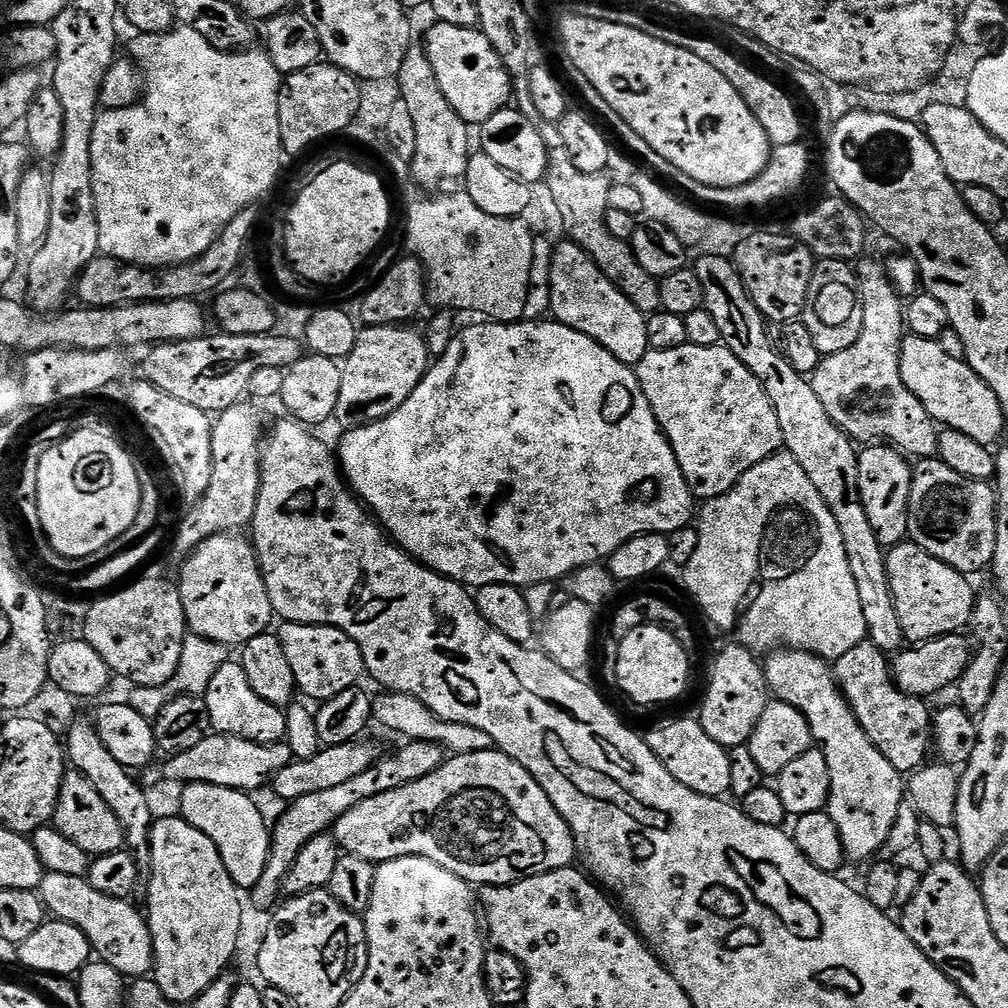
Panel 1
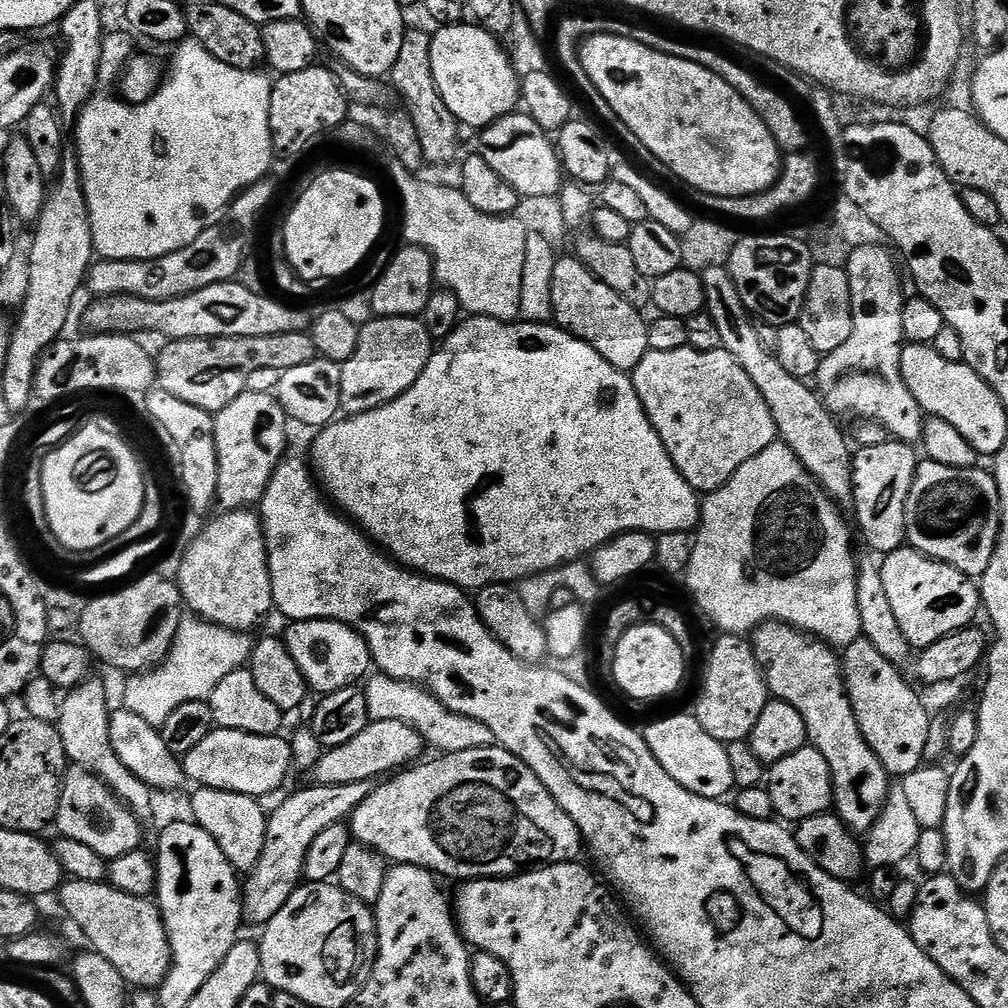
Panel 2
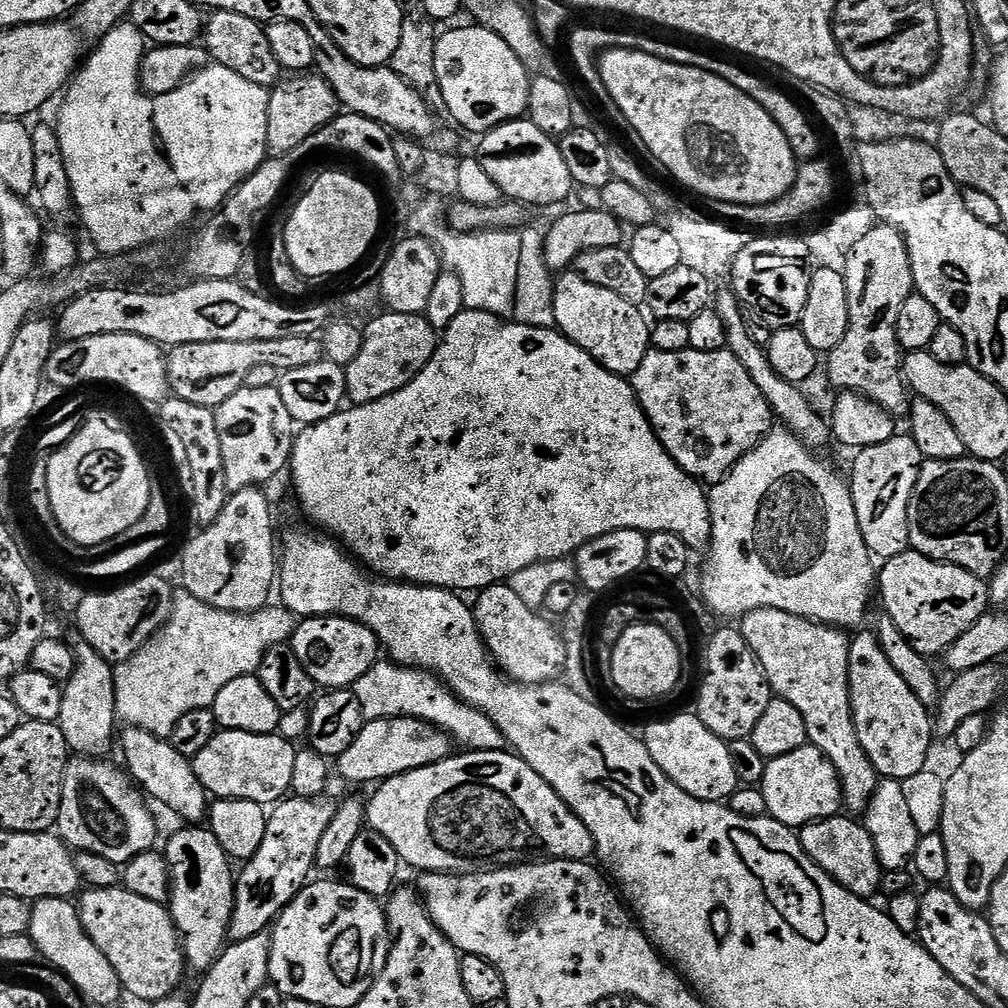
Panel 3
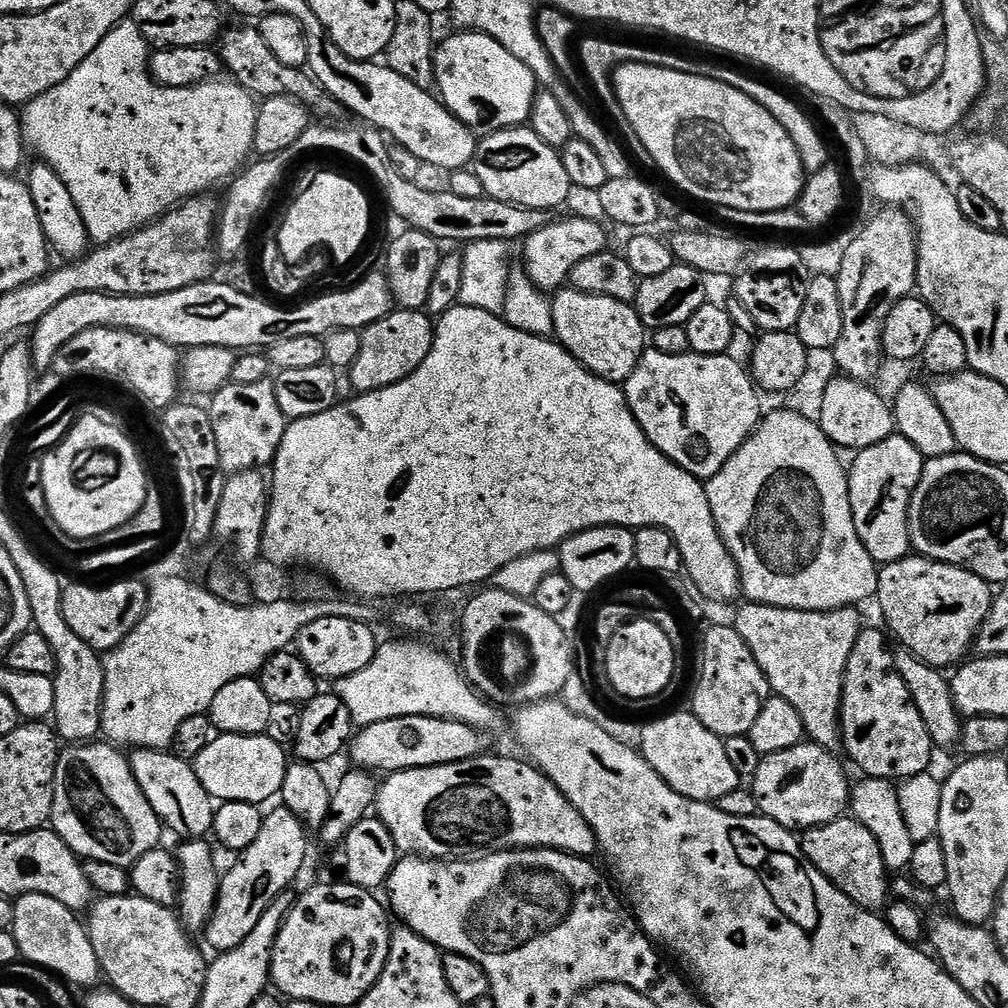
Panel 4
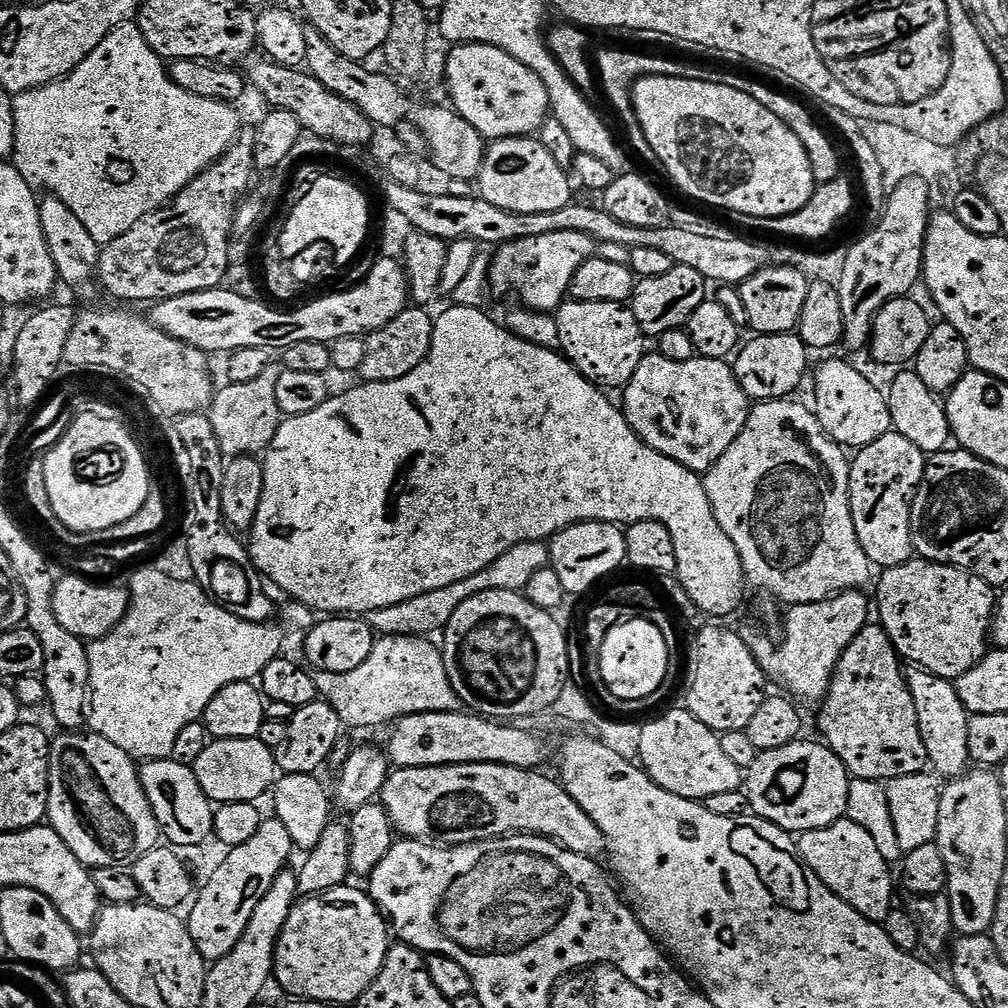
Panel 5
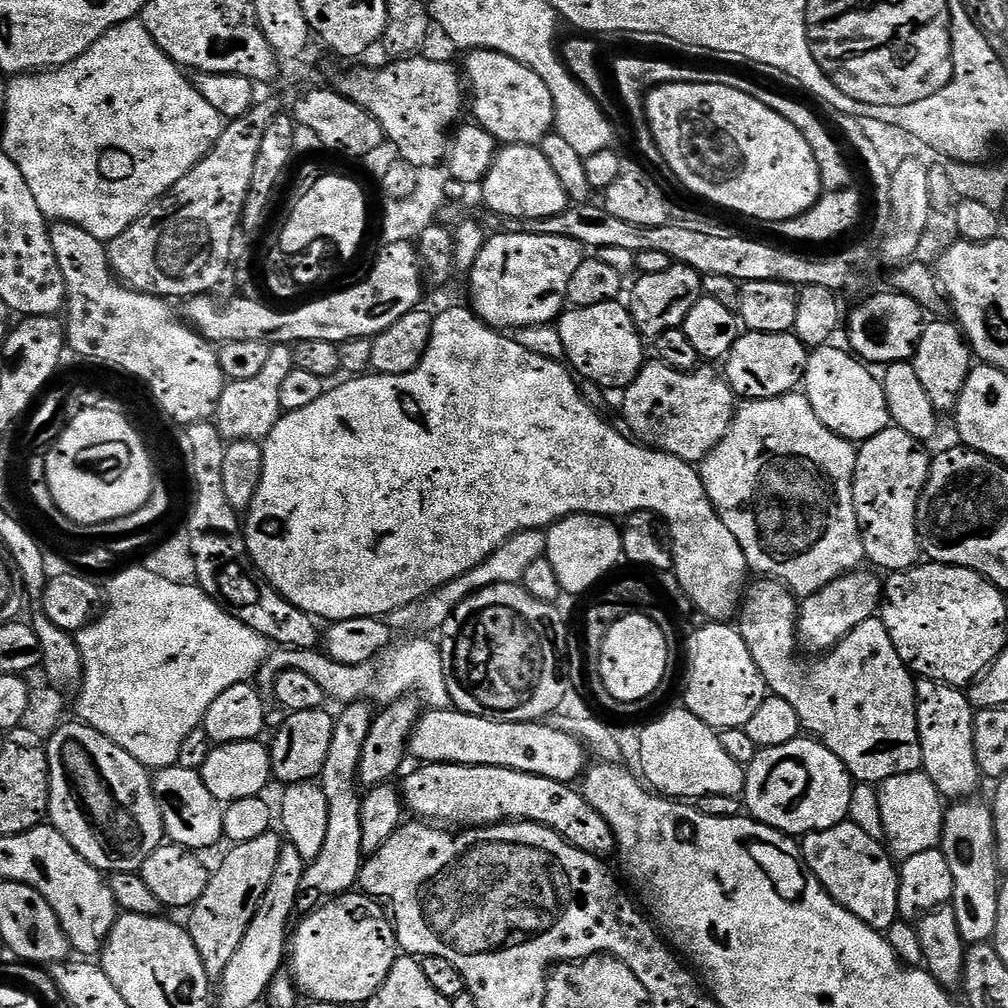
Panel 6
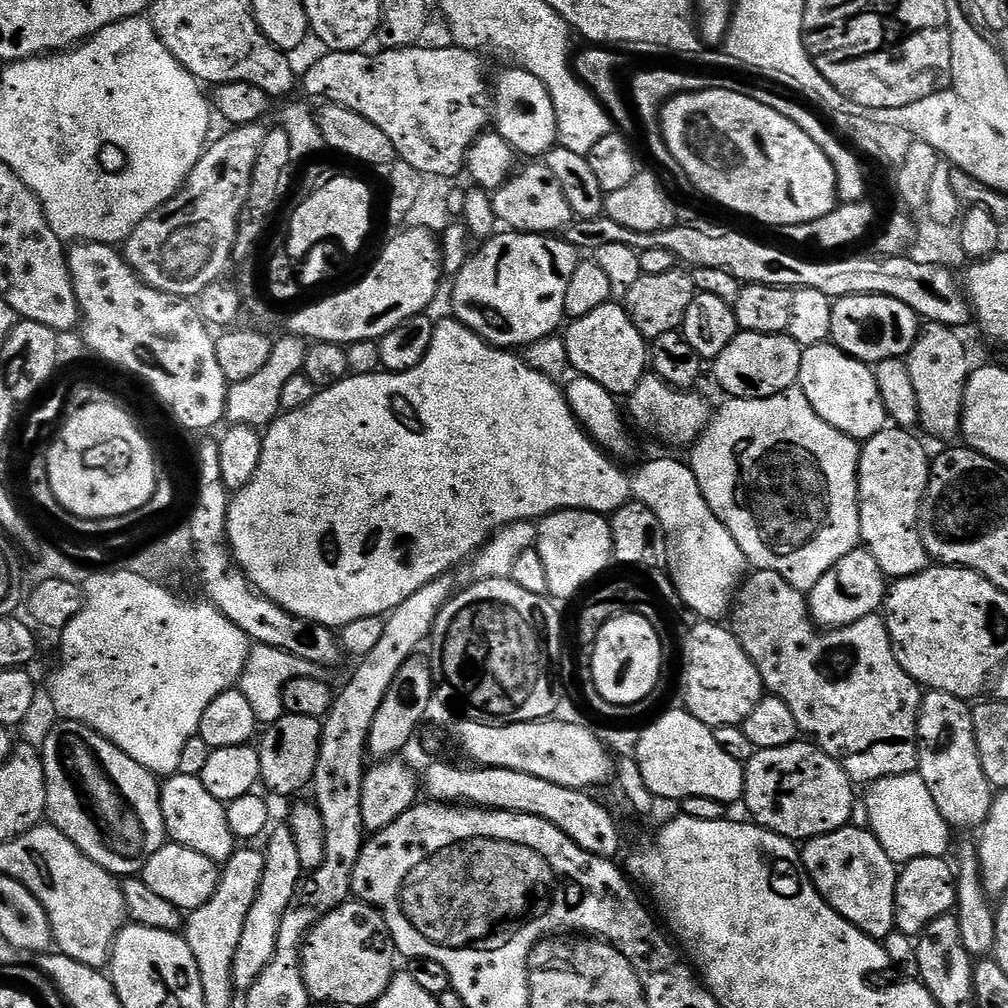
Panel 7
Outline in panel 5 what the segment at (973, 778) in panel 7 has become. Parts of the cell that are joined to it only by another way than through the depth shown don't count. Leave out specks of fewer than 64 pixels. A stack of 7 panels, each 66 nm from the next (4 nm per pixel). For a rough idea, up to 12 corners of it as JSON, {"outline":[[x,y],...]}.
{"outline":[[904,674],[929,765],[969,771],[968,717],[955,683]]}

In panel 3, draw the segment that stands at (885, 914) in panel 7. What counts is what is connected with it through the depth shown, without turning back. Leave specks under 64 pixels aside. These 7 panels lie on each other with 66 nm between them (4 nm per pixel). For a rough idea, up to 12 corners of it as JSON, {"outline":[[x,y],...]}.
{"outline":[[837,814],[799,829],[805,854],[850,894],[881,891],[865,825]]}

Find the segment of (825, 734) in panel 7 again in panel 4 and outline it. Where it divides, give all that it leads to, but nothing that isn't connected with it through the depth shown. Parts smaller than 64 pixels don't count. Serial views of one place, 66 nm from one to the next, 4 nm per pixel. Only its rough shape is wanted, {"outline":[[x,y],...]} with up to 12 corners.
{"outline":[[865,627],[840,703],[865,777],[903,782],[934,745],[889,637]]}

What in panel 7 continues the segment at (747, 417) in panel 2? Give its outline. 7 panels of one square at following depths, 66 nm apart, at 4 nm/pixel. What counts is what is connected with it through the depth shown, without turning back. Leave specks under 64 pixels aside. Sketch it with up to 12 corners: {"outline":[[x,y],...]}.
{"outline":[[646,374],[626,397],[631,423],[691,446],[710,419],[696,390]]}

